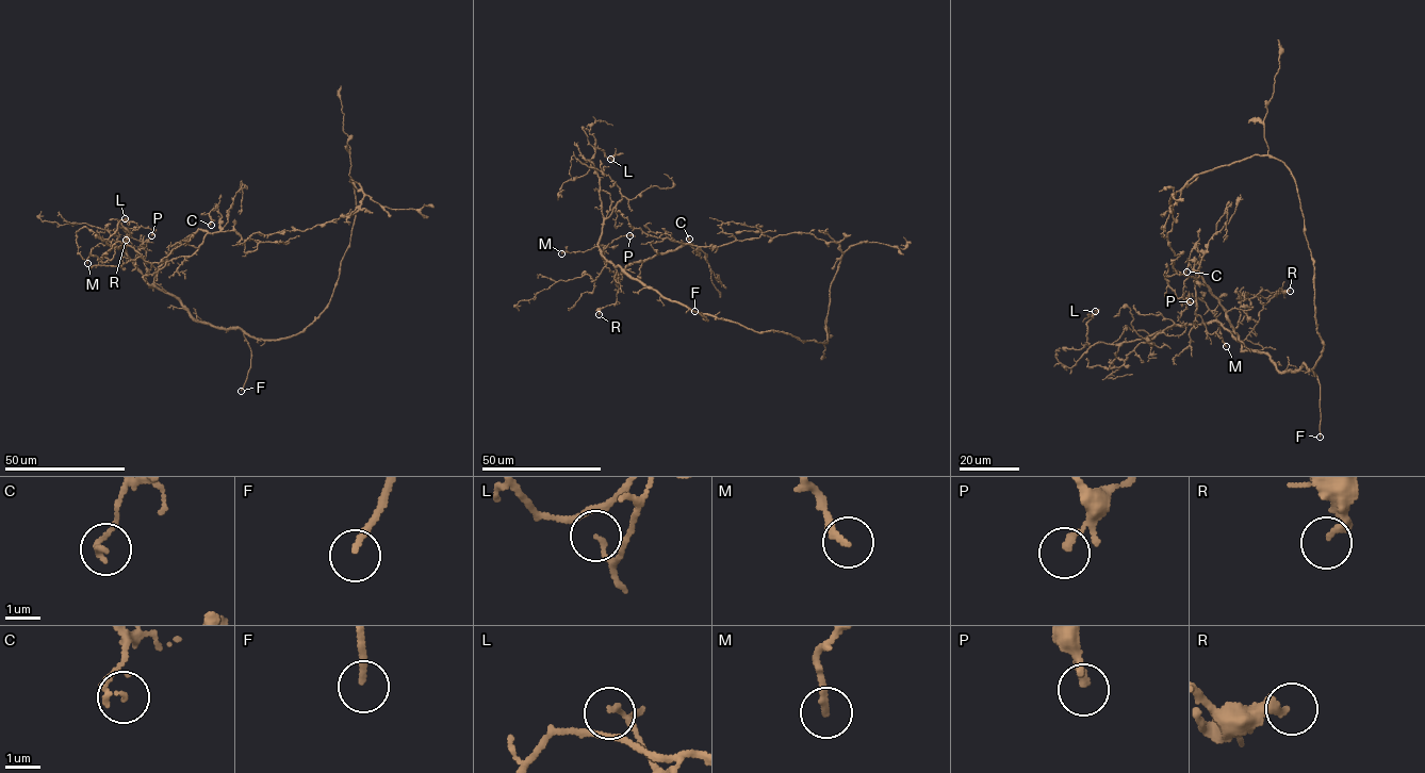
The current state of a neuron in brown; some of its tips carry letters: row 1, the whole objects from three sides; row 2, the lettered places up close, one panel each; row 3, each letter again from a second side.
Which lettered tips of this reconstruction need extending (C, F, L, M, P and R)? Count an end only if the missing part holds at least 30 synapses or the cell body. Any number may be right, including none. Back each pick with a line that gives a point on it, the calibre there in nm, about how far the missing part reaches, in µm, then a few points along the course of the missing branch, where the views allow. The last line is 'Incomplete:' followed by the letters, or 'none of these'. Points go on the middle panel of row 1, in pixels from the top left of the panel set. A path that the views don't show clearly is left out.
F: at (694, 311); 180 nm thick; about 70 µm are missing; missing branch runs (694, 311), (680, 306), (677, 300), (685, 291), (697, 288), (704, 294), (716, 284), (714, 280), (723, 265)
Incomplete: F

